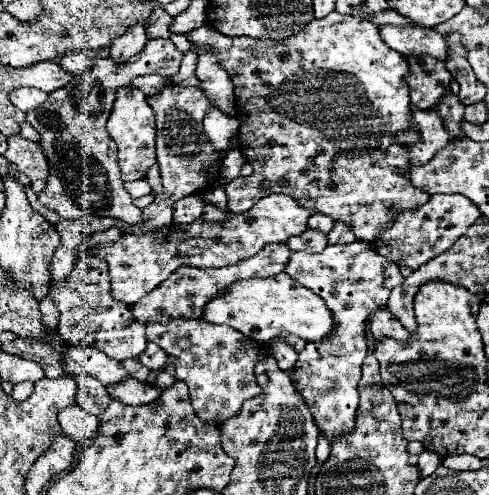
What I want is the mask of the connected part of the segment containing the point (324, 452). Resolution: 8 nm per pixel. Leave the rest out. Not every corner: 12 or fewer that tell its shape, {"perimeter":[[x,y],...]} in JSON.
{"perimeter":[[320,432],[316,458],[318,464],[328,458],[330,442],[328,438]]}

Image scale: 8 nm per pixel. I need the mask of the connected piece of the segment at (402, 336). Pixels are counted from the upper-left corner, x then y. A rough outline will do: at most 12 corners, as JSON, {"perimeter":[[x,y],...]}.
{"perimeter":[[386,306],[370,314],[368,326],[376,340],[390,336],[404,342],[408,330]]}

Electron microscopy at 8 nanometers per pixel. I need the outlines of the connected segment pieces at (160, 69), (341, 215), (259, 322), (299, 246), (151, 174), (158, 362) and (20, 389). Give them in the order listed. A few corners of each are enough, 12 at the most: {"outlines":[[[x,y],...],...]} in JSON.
{"outlines":[[[152,38],[26,114],[50,166],[42,206],[144,224],[106,120],[116,88],[172,78],[184,54]],[[206,24],[236,92],[242,214],[282,192],[374,240],[410,182],[380,26]],[[286,272],[236,282],[204,318],[260,344],[334,328],[320,296]],[[316,230],[286,242],[294,252],[322,252],[328,240]],[[156,166],[148,170],[146,182],[152,191],[159,194],[163,187],[161,176]],[[148,342],[138,360],[150,370],[160,370],[168,354]],[[23,381],[13,386],[12,398],[26,400],[34,383]]]}

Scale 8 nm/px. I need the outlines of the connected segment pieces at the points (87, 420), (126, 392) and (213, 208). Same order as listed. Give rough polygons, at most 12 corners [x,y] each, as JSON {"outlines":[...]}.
{"outlines":[[[80,404],[58,414],[62,432],[76,440],[90,438],[98,430],[98,418]],[[128,376],[108,388],[124,404],[148,404],[162,388]],[[206,204],[204,222],[224,222],[228,212],[216,204]]]}

